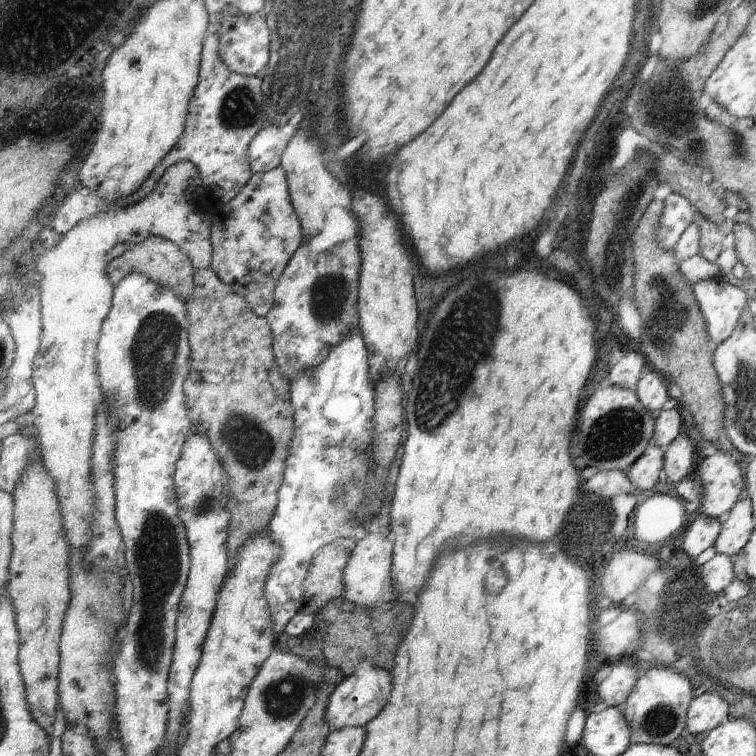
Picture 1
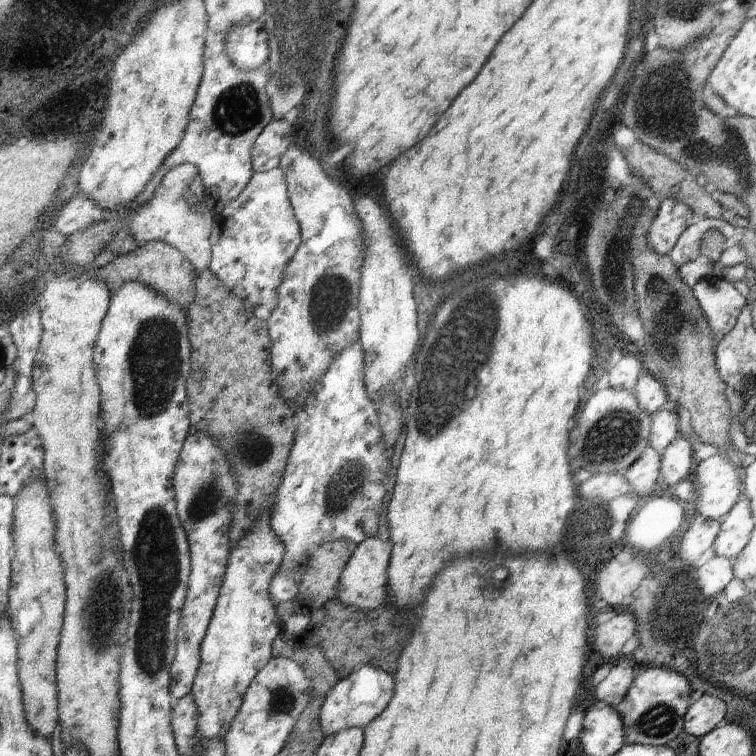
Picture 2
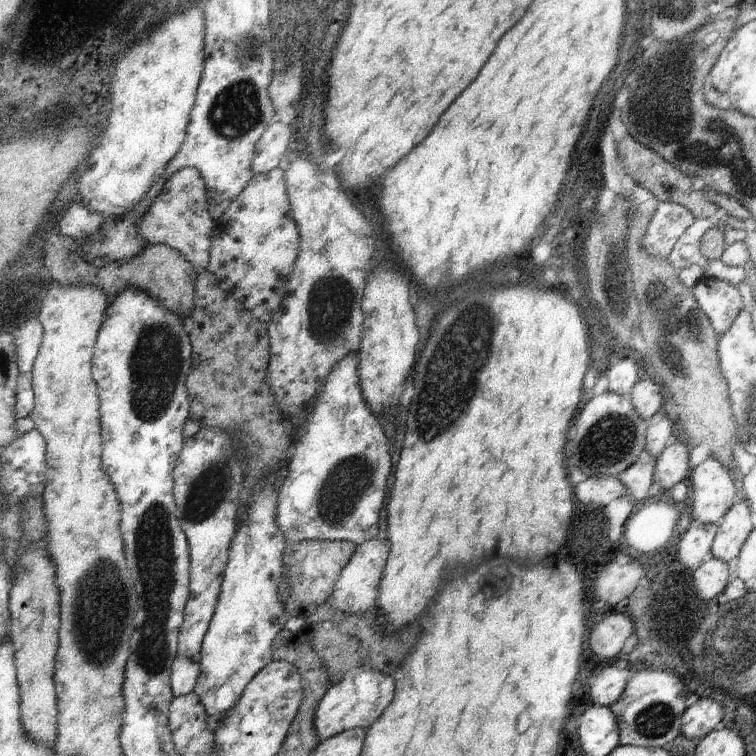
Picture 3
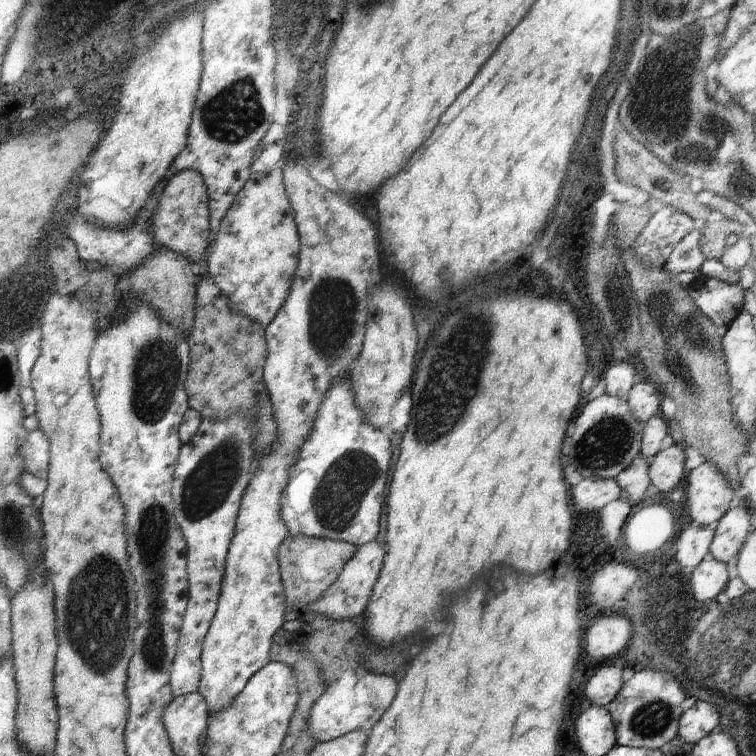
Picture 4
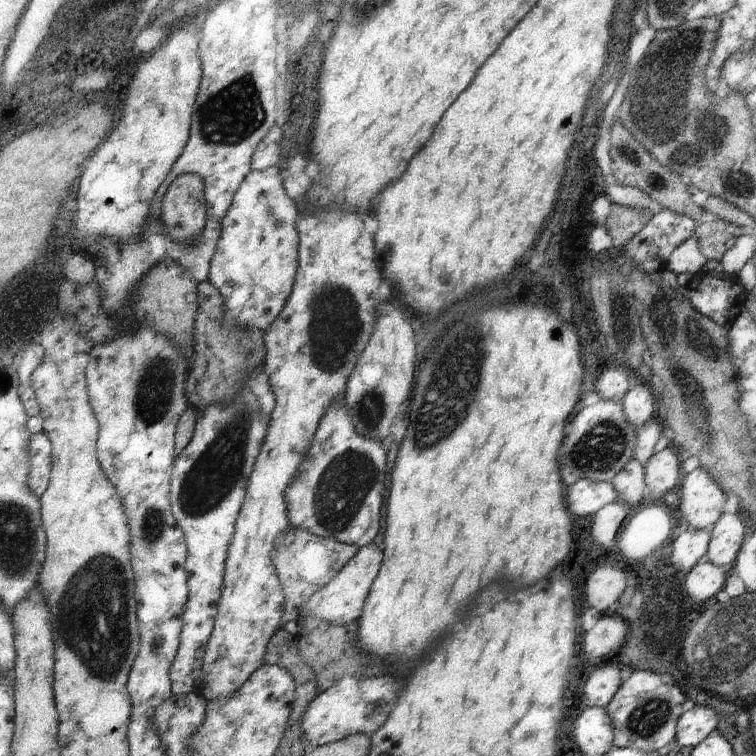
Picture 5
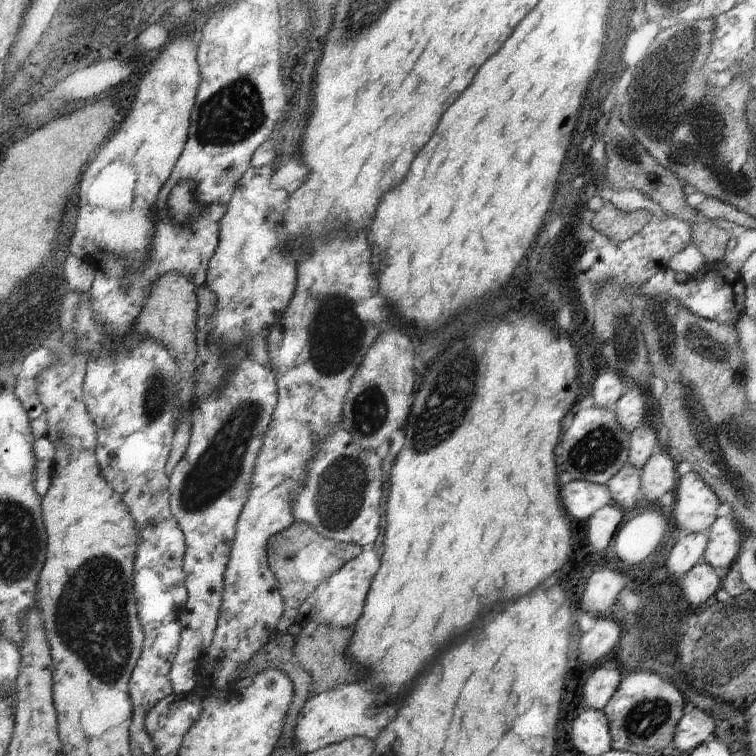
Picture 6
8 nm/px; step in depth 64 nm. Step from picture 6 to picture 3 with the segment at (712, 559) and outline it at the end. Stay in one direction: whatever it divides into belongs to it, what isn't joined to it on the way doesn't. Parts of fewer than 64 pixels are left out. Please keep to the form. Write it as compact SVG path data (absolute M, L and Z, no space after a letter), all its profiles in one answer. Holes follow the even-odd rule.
M744 498L721 518L718 530L711 546L713 556L724 562L730 562L739 555L742 545L754 526L750 521L750 507Z

